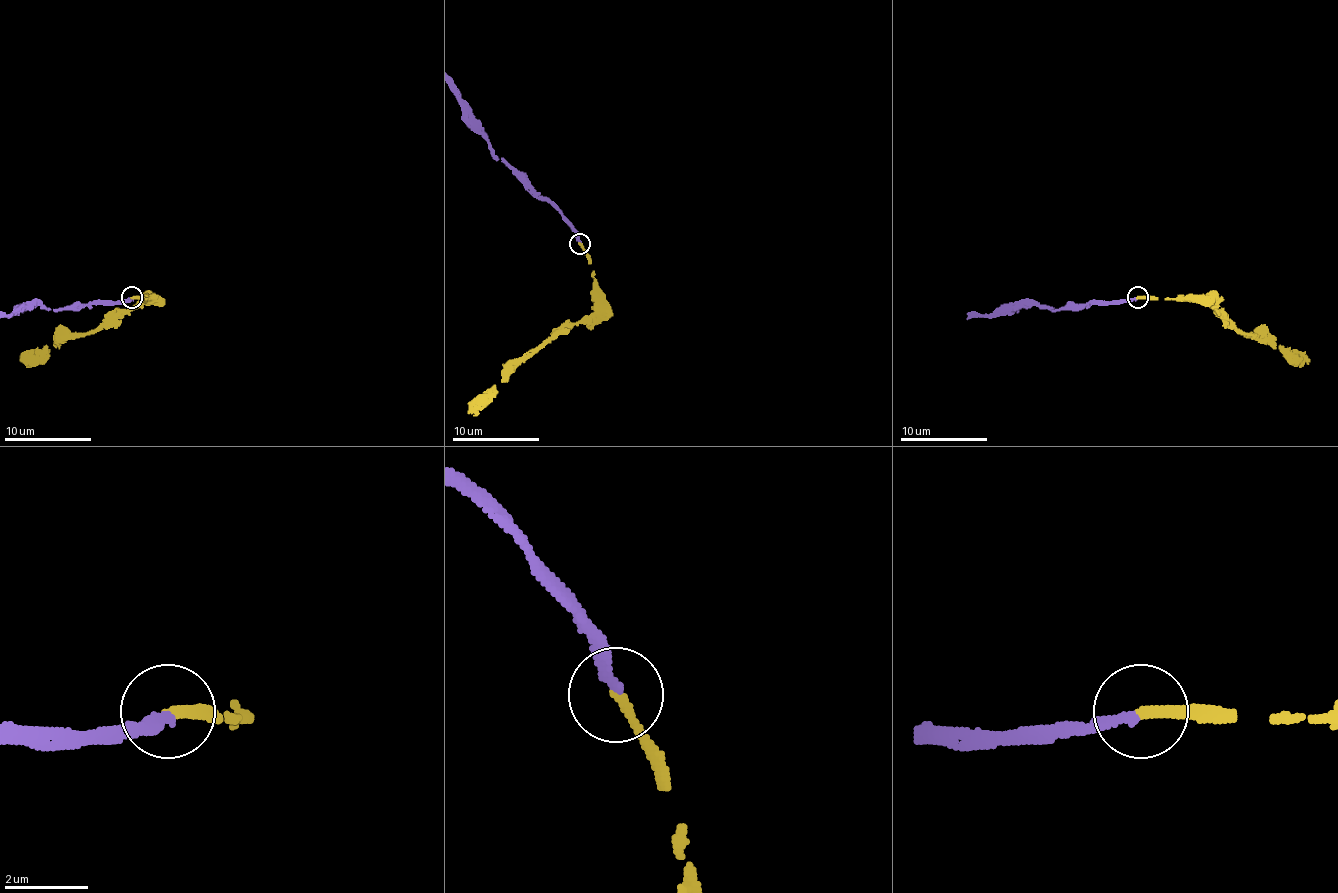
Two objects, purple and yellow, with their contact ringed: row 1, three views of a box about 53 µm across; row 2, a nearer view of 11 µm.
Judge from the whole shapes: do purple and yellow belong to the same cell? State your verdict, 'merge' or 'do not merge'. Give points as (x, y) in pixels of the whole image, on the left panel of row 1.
merge

